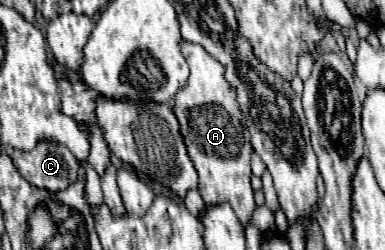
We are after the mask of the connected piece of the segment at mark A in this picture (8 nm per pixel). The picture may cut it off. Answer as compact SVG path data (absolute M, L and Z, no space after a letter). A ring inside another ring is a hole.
M181 40L181 50L191 68L191 74L187 86L183 86L183 90L177 90L171 108L179 120L187 154L199 172L201 198L207 206L215 206L219 202L231 204L239 222L247 226L255 210L253 188L249 182L253 146L243 122L243 112L239 110L239 102L235 102L235 90L231 90L223 78L223 64L215 62L215 58L211 58L203 46Z

